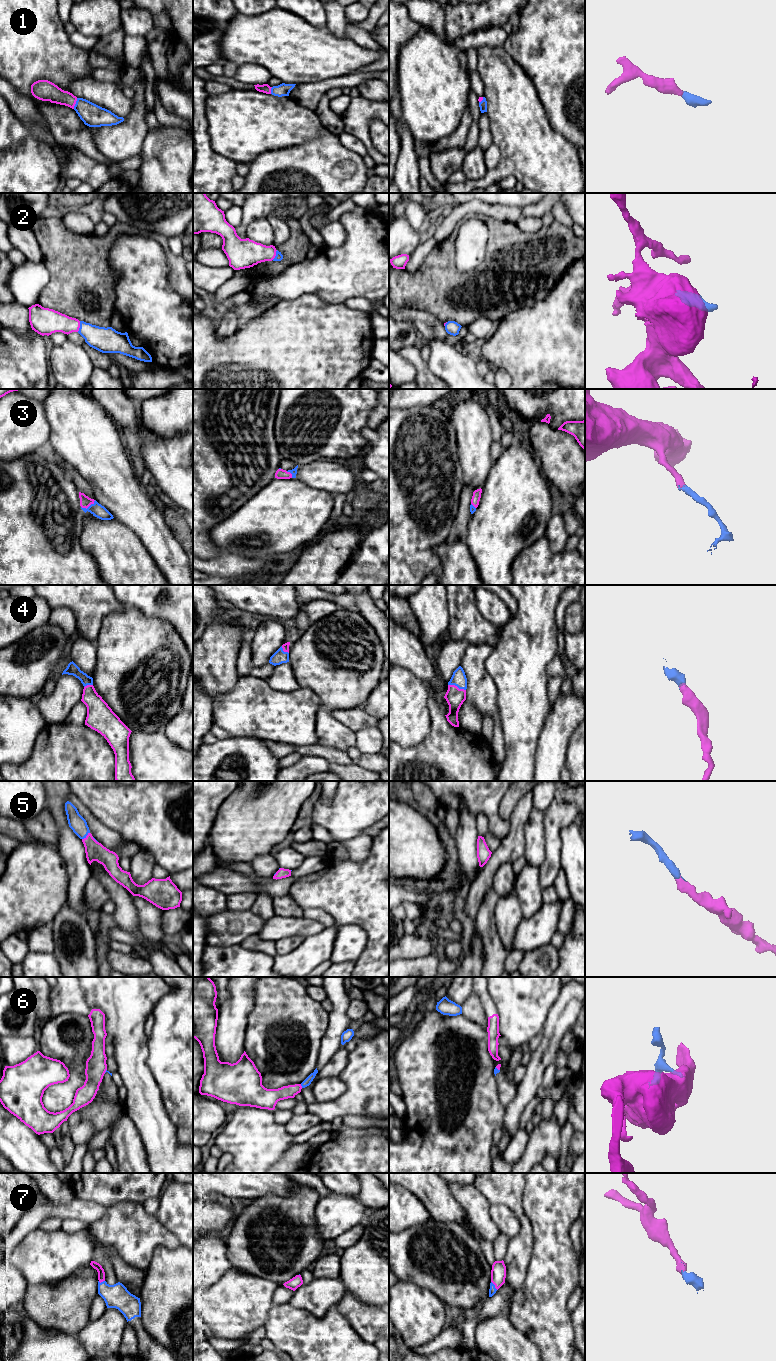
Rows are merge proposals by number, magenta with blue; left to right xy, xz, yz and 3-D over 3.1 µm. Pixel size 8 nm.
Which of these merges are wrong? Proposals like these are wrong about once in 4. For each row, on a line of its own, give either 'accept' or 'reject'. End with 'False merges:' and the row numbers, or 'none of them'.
1: accept
2: accept
3: accept
4: accept
5: accept
6: reject
7: accept
False merges: 6

